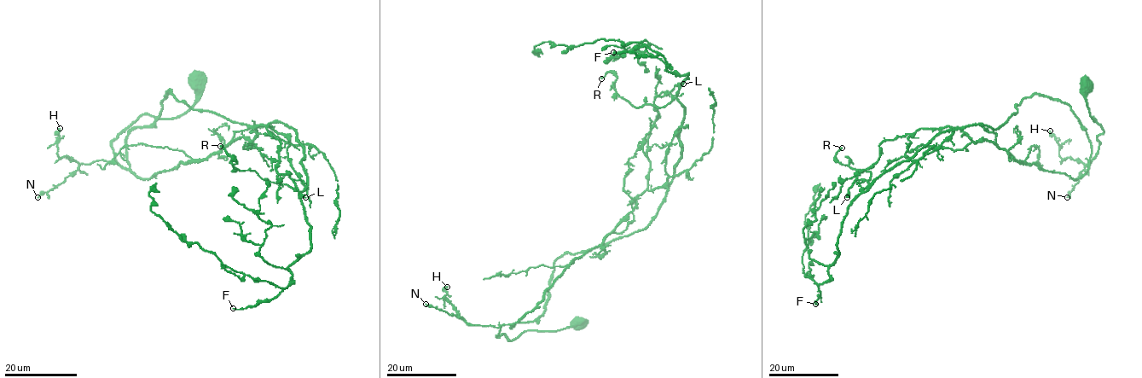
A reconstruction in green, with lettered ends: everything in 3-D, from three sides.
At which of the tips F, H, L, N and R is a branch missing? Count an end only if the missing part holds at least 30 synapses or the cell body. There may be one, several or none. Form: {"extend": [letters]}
{"extend": ["F", "R"]}

